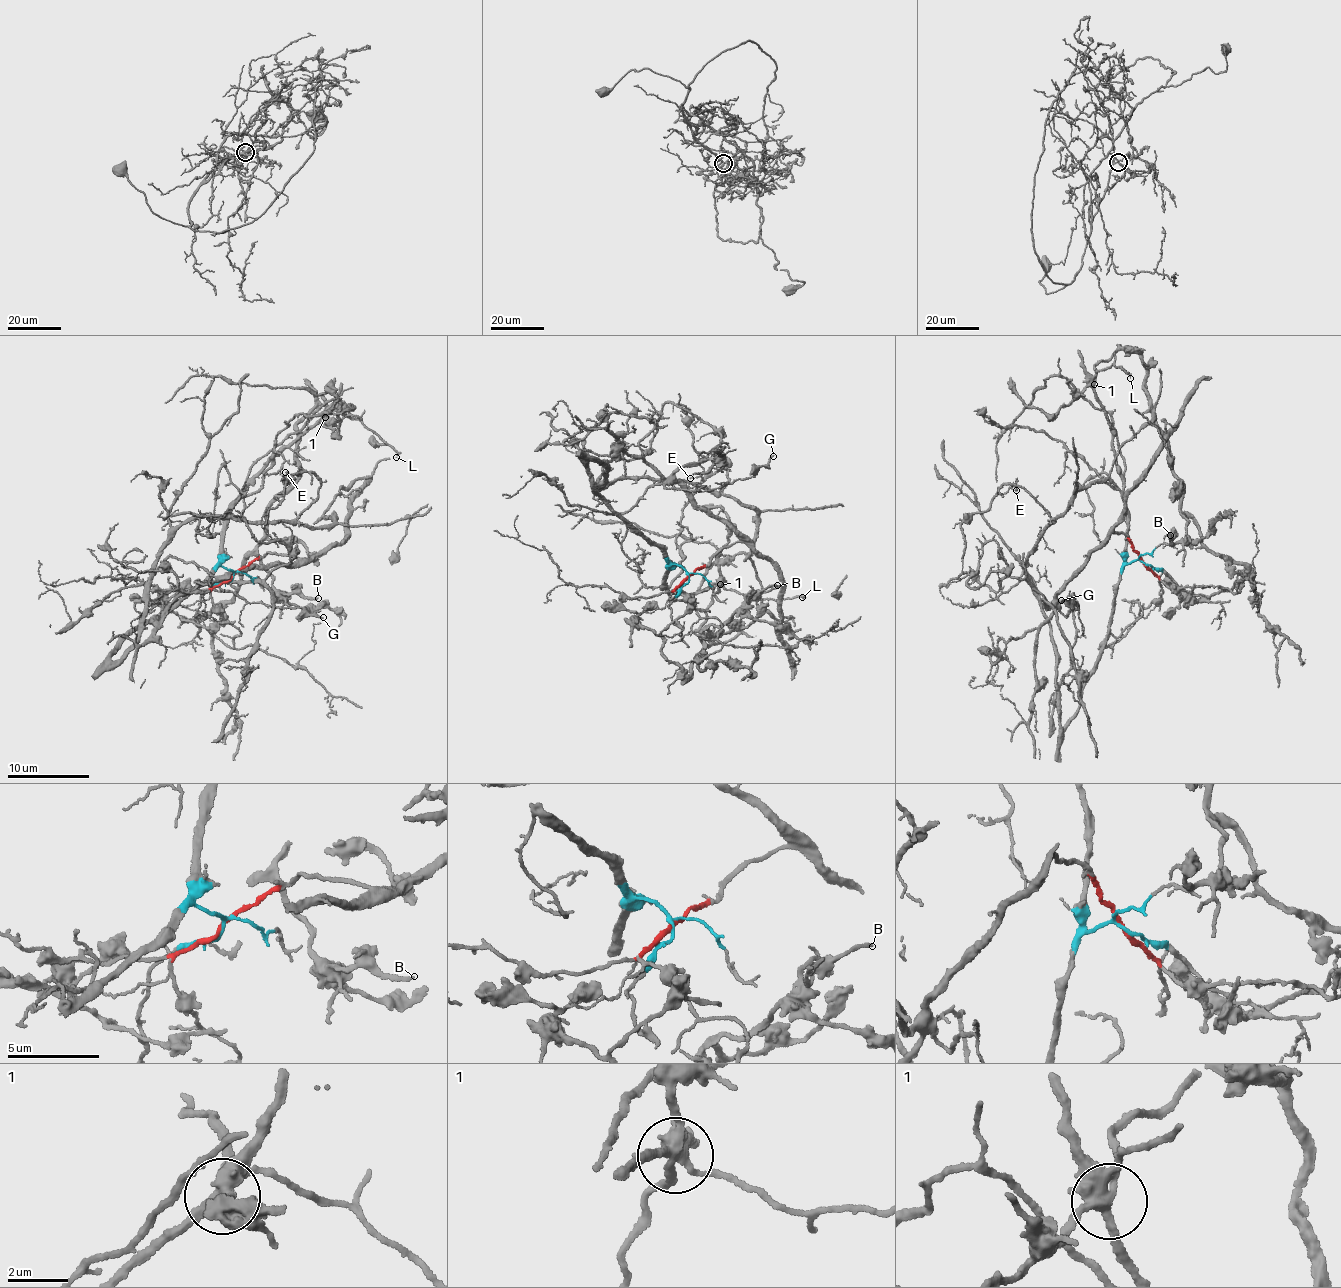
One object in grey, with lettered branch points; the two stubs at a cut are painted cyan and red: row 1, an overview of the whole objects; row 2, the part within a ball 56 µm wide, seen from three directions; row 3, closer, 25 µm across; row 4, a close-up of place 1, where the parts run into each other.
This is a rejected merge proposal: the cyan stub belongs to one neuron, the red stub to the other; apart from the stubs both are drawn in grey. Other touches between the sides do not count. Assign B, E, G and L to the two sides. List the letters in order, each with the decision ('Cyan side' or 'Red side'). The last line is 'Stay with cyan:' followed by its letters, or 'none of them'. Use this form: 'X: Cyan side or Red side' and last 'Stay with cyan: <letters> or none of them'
B: Red side
E: Cyan side
G: Red side
L: Cyan side
Stay with cyan: E, L

